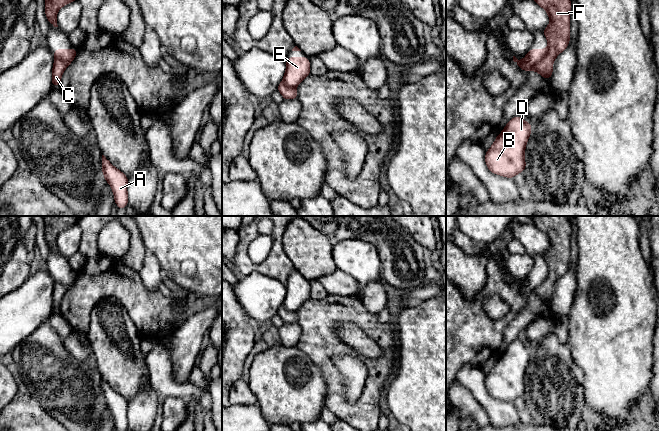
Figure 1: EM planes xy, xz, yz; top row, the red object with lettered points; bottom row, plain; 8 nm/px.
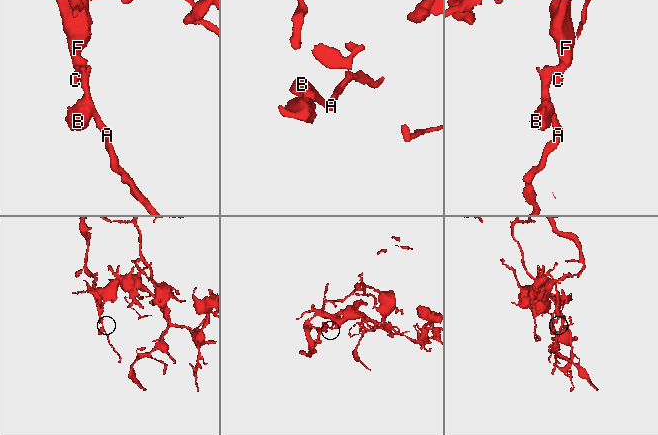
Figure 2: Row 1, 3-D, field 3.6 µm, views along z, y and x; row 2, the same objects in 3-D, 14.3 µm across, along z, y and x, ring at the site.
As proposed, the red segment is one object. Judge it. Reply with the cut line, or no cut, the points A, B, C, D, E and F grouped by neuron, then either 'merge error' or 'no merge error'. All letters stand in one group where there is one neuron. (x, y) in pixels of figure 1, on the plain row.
yz (548, 273), (547, 277), (531, 293) | A B D E / C F | merge error

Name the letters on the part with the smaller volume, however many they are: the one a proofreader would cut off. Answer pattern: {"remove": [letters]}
{"remove": ["A", "B", "D", "E"]}

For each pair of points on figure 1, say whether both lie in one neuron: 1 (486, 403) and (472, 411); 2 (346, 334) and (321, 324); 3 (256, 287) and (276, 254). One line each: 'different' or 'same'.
1: different
2: different
3: different

